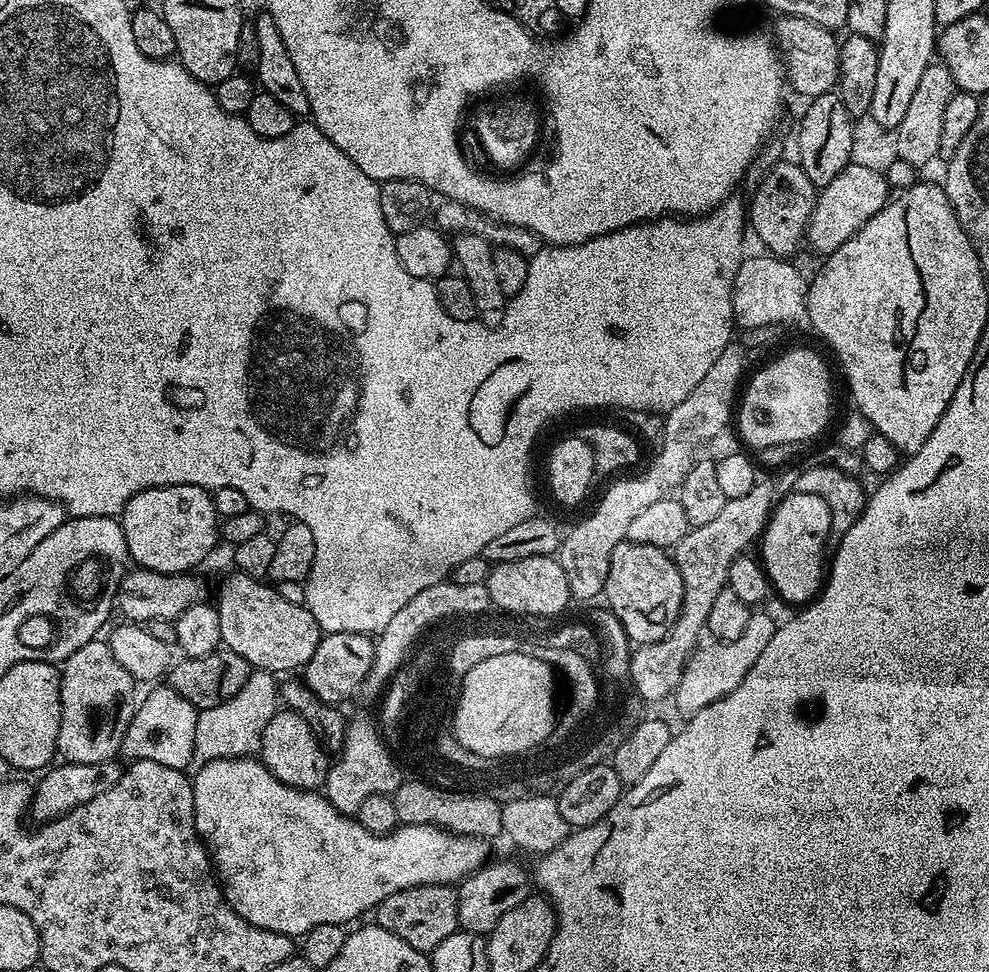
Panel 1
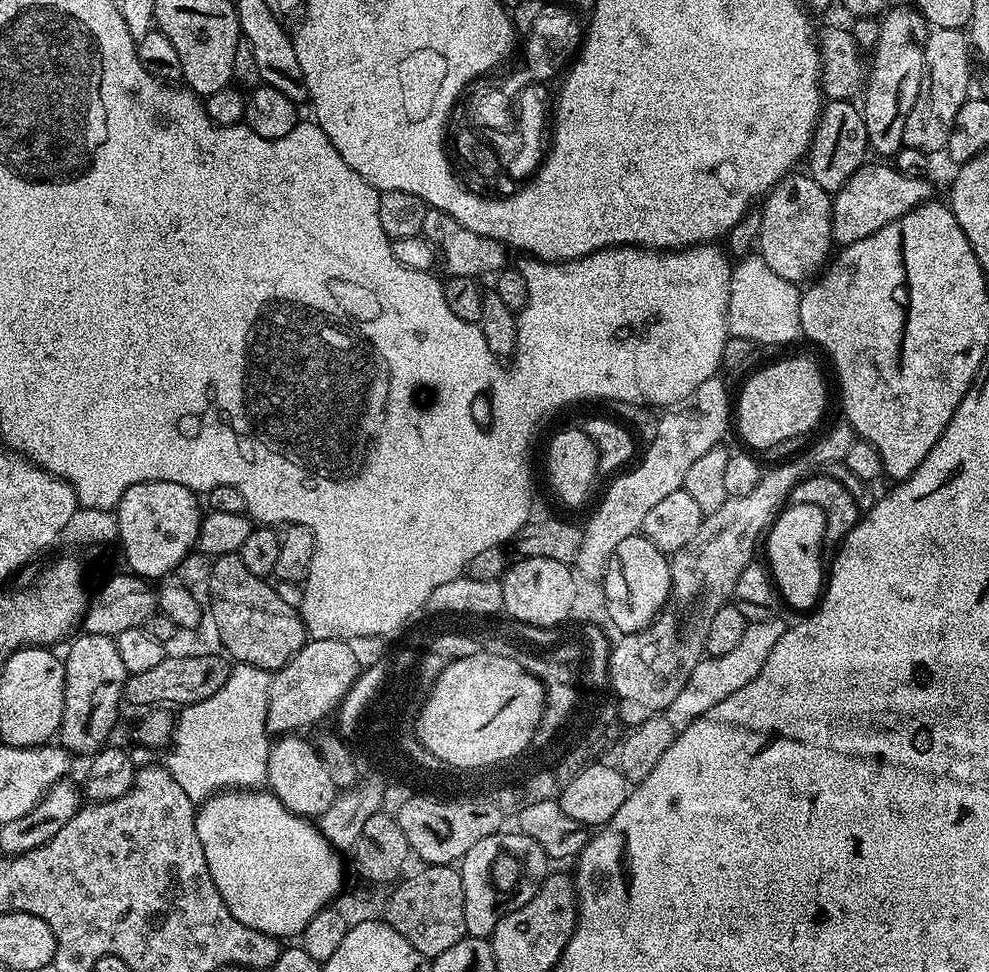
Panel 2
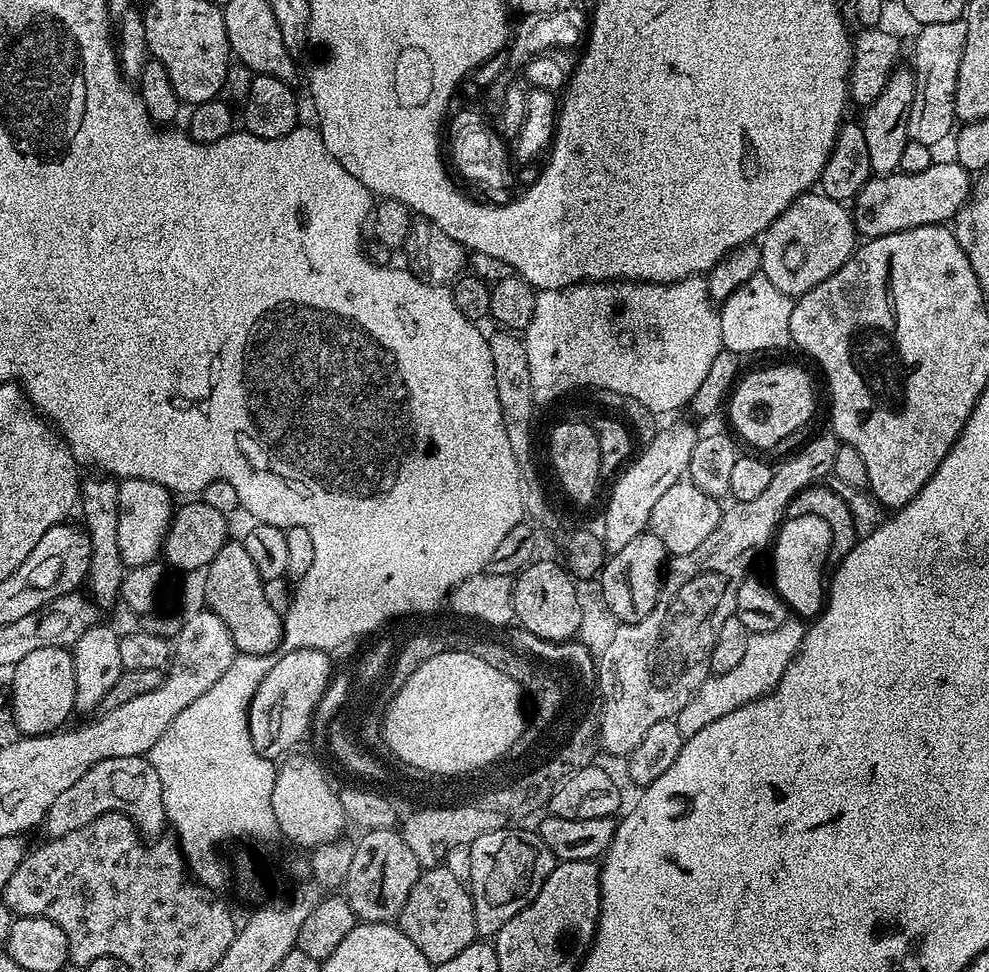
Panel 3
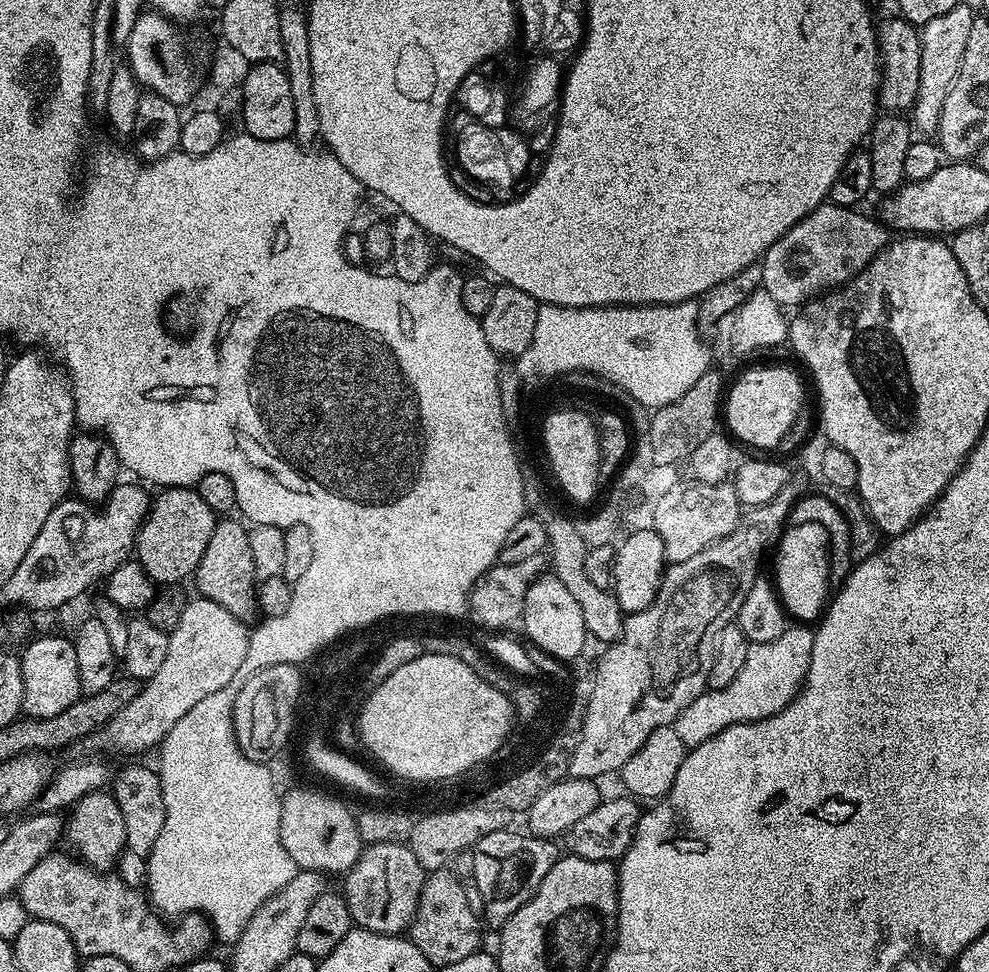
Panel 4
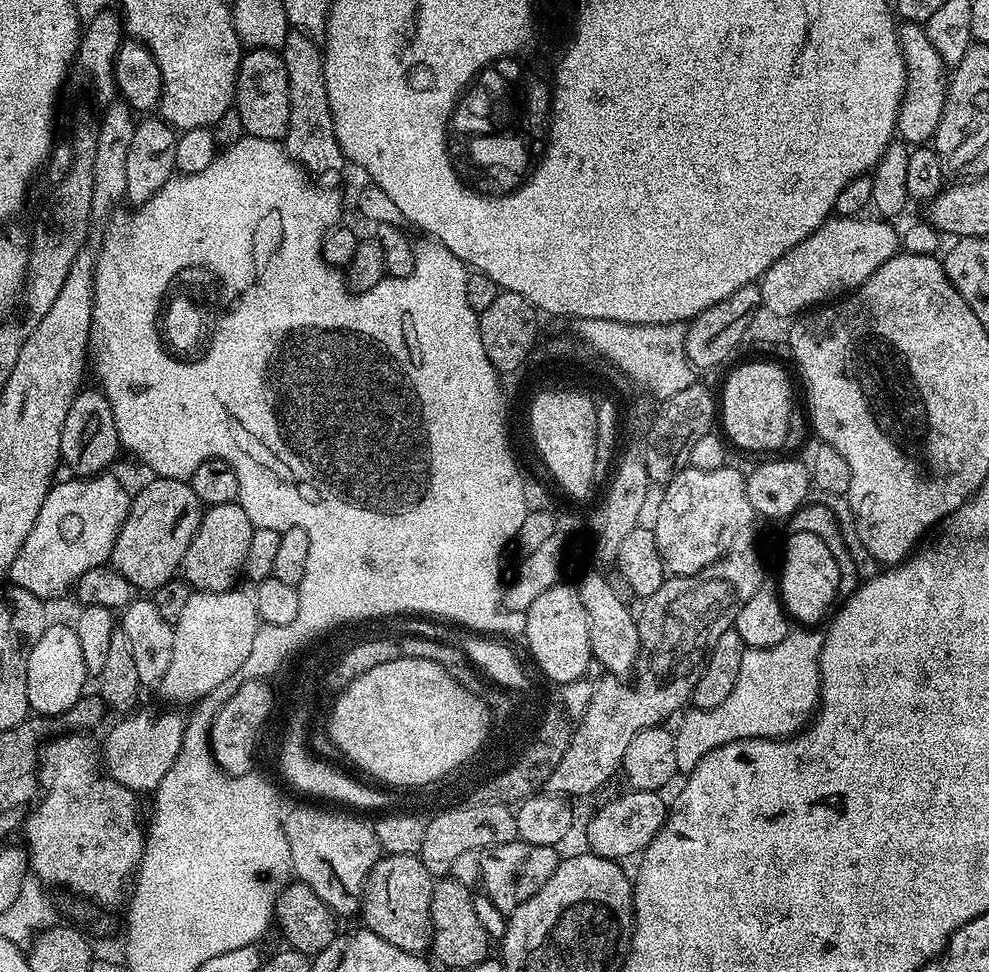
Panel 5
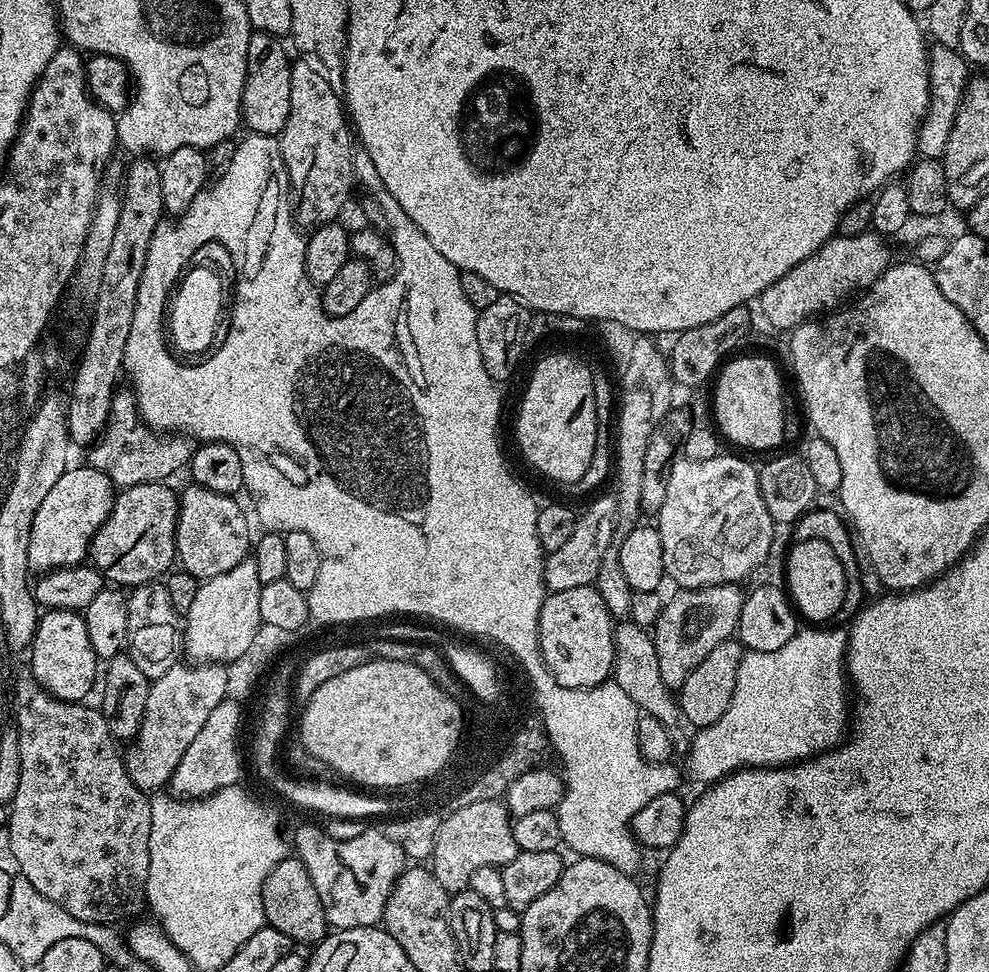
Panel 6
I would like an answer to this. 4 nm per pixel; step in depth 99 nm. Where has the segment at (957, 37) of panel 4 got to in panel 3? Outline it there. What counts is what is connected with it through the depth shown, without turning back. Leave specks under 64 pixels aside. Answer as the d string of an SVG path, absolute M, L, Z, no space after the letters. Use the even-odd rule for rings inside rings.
M963 18L954 22L925 24L916 36L916 89L910 106L908 139L923 144L939 146L953 135L956 119L956 79L958 66L962 66L962 54L966 42L966 22Z

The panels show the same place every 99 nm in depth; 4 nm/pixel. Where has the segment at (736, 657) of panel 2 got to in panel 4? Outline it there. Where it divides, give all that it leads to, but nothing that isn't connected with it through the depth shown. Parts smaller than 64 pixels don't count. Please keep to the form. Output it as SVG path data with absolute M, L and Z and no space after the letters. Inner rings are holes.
M789 626L781 636L774 638L774 642L749 644L746 663L734 677L734 682L730 682L730 686L725 688L705 691L702 697L705 733L713 736L735 724L769 720L782 711L804 684L815 637L815 631L811 627Z

